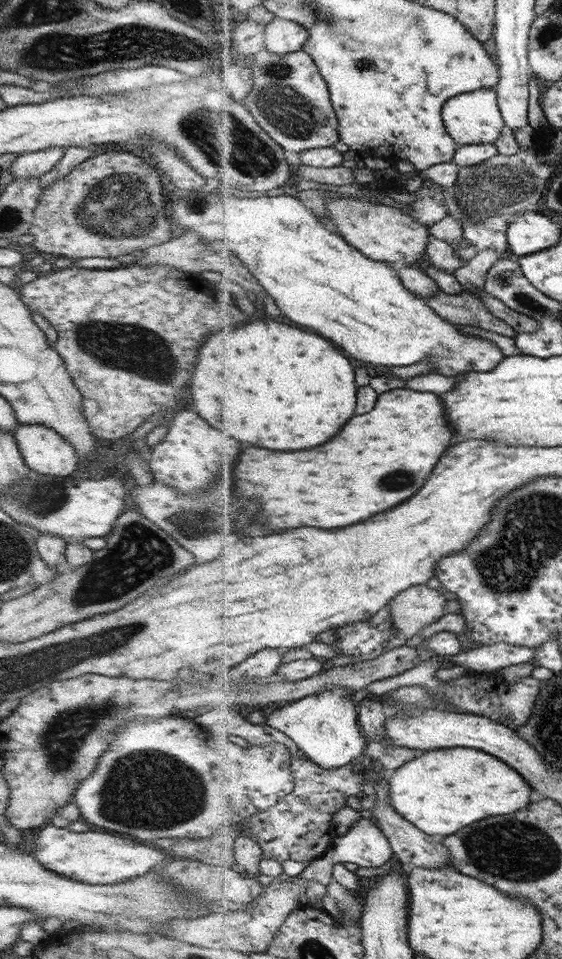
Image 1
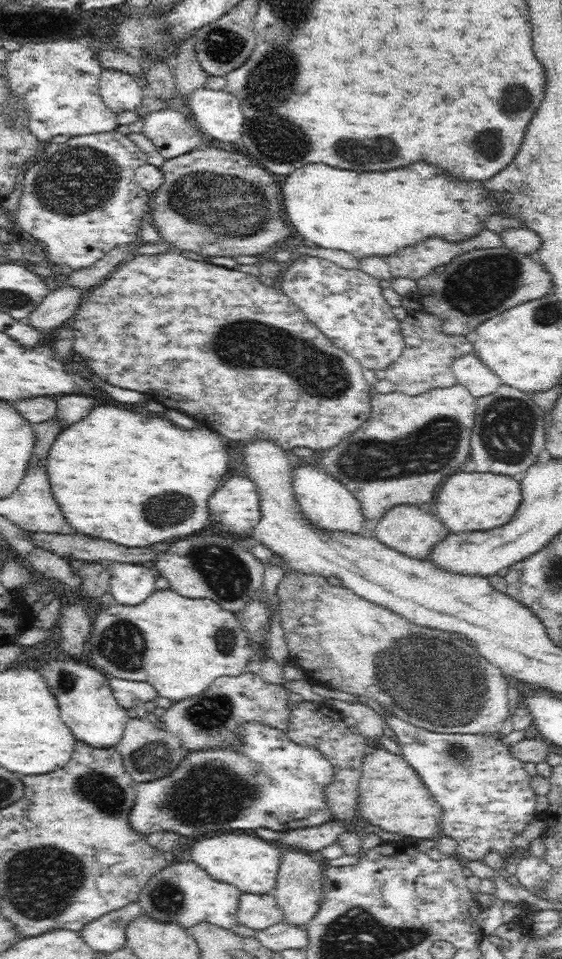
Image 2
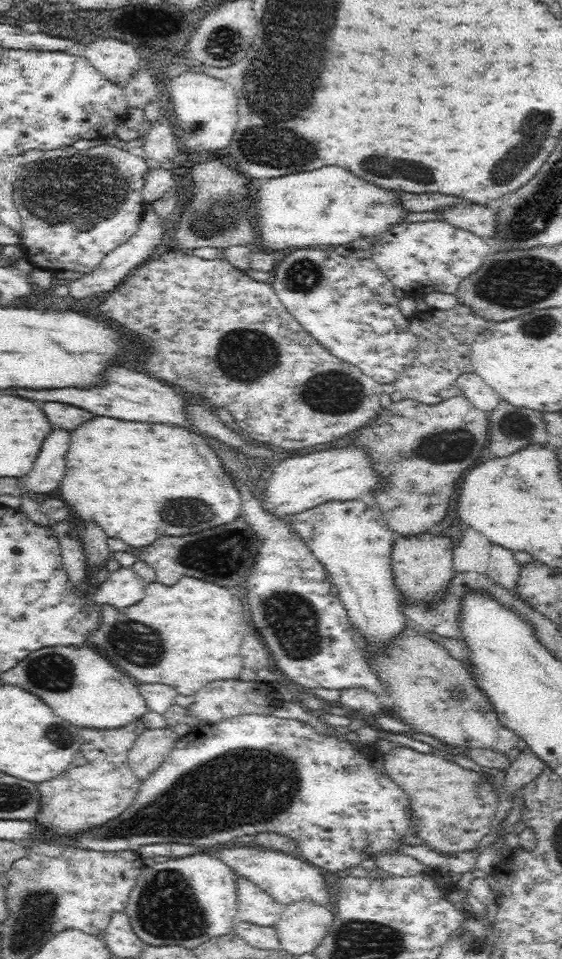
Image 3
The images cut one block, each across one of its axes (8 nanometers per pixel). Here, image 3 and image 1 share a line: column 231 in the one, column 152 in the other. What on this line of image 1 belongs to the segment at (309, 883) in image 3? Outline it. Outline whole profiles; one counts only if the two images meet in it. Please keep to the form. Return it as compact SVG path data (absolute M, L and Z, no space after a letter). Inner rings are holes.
M51 823L40 831L32 855L46 871L88 884L116 884L132 879L150 871L154 864L160 864L164 860L162 852L136 844L132 840L124 840L104 832L80 834L67 827L58 828Z

